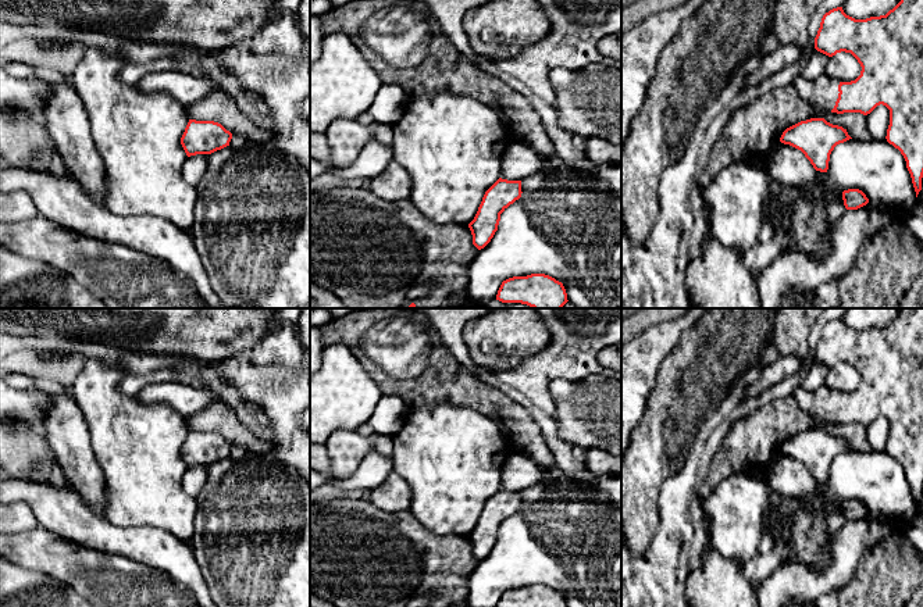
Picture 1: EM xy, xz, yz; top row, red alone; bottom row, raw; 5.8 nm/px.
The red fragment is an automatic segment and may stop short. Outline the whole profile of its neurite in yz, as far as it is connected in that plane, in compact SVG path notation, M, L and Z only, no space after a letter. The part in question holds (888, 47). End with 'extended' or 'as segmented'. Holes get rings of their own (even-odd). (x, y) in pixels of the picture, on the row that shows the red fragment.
M901 0L885 15L866 19L855 19L847 15L842 7L833 8L822 18L815 38L815 49L828 57L841 51L851 53L862 67L860 75L851 82L838 82L826 75L809 81L801 74L791 85L817 111L837 114L860 113L867 115L877 106L885 106L890 110L890 125L885 139L904 156L917 197L923 178L923 0Z; extended

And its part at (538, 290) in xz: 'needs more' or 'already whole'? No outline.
already whole

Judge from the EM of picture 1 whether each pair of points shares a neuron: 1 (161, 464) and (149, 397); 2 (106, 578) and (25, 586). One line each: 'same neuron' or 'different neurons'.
1: different neurons
2: different neurons

